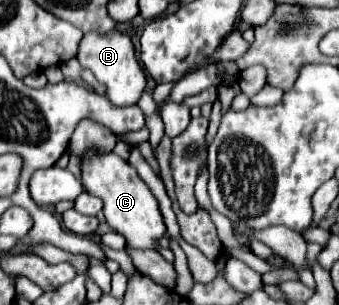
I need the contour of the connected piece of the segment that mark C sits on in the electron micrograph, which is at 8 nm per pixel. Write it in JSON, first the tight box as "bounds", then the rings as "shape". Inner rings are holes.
{"bounds":[81,152,167,250],"shape":[[[87,152],[81,160],[81,174],[83,174],[83,188],[89,194],[95,194],[103,200],[103,214],[107,224],[125,238],[125,246],[129,250],[157,250],[161,238],[165,236],[167,228],[163,216],[159,212],[157,200],[147,188],[147,184],[137,176],[135,168],[131,168],[123,158],[117,154],[97,156],[95,152]]]}

